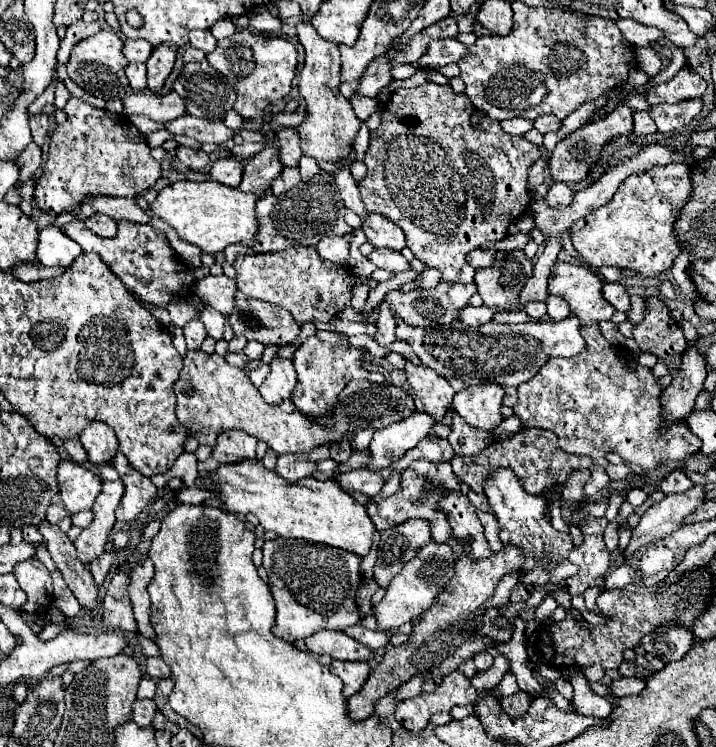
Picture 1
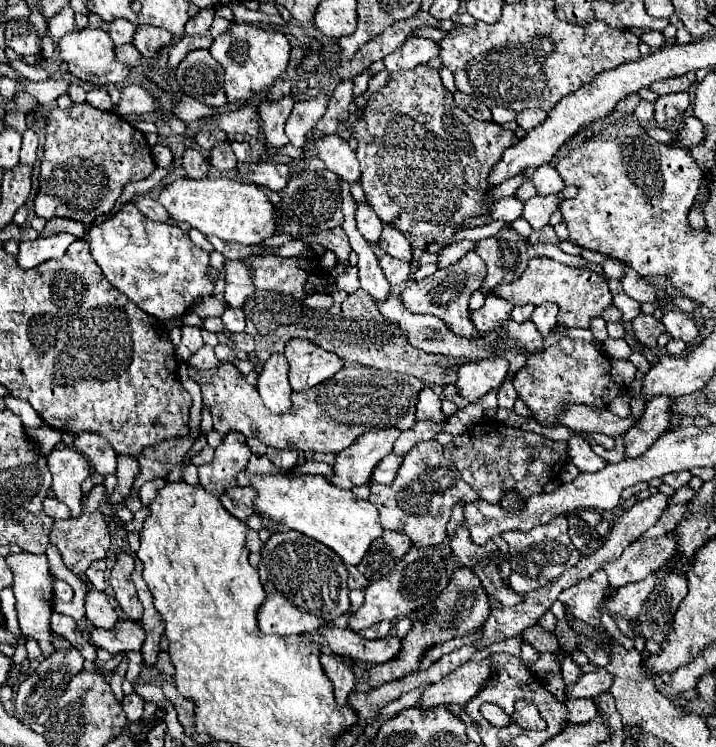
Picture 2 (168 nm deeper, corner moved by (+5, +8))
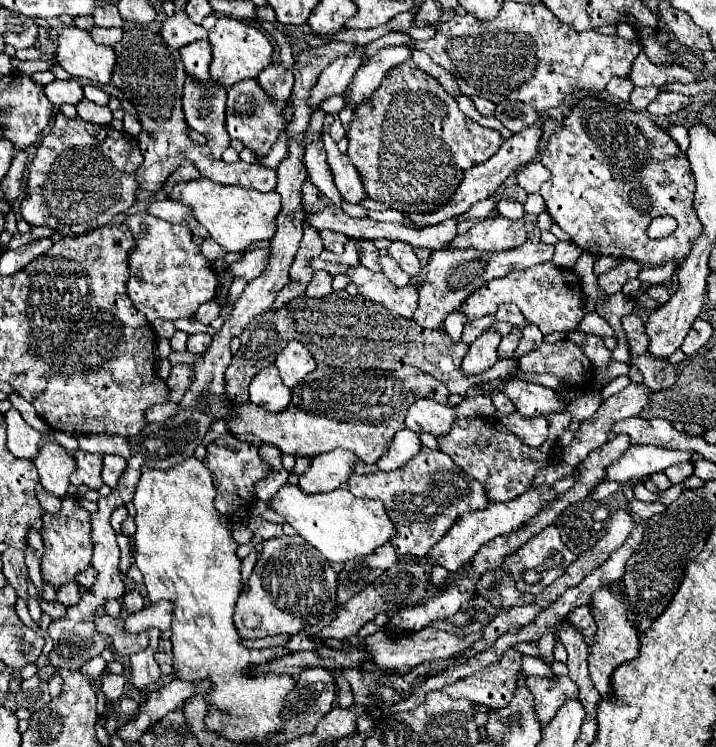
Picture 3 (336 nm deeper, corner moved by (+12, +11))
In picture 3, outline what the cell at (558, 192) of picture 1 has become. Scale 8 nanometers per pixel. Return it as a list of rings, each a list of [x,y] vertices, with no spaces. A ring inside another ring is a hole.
[[[532,161],[524,169],[520,169],[516,179],[518,179],[518,185],[526,189],[526,193],[536,193],[542,187],[542,183],[550,179],[550,171],[540,161]]]

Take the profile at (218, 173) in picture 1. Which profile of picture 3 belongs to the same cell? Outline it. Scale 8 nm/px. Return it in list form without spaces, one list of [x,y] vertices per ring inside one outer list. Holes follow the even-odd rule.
[[[192,79],[184,85],[184,117],[186,123],[206,137],[206,145],[214,159],[222,159],[222,153],[230,145],[230,137],[224,127],[224,107],[226,91],[216,87],[216,83],[200,85]]]

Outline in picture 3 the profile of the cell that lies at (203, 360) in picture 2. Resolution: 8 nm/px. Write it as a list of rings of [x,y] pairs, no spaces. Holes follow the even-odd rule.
[[[180,363],[180,365],[174,365],[172,367],[170,377],[166,379],[168,387],[172,389],[172,401],[176,401],[176,403],[182,401],[188,385],[192,383],[192,377],[194,377],[194,367],[192,365]]]

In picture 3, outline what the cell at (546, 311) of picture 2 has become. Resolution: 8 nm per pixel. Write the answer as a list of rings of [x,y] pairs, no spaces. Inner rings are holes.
[[[526,323],[526,325],[524,325],[522,335],[524,335],[524,337],[522,337],[522,341],[520,341],[514,357],[522,357],[524,353],[534,351],[534,349],[536,349],[538,345],[542,345],[542,341],[544,341],[544,335],[542,335],[540,329],[536,329],[536,325],[532,325],[532,323]]]

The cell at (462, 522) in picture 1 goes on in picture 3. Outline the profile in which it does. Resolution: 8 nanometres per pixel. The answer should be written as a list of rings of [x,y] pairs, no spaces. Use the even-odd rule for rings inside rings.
[[[504,567],[484,573],[476,583],[476,593],[488,599],[494,607],[502,607],[502,609],[530,604],[535,599],[535,595],[516,591],[512,575]]]

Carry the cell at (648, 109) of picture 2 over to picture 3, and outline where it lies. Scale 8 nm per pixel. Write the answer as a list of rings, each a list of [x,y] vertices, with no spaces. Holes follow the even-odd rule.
[[[634,87],[634,91],[630,93],[630,105],[638,111],[646,111],[650,101],[656,99],[658,93],[660,91],[656,87]]]

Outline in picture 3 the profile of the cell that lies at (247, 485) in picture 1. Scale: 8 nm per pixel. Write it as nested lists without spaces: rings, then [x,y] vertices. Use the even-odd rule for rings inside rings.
[[[282,485],[278,493],[268,501],[270,509],[282,515],[300,537],[316,547],[328,561],[346,563],[354,557],[368,555],[372,549],[384,545],[396,535],[392,521],[388,519],[384,505],[378,499],[354,497],[348,489],[340,487],[330,493],[300,493],[298,485]]]

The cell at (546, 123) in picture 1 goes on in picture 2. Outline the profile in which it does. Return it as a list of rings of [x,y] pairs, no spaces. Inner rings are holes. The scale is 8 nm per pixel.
[[[523,110],[515,116],[515,122],[523,128],[523,130],[533,130],[537,124],[541,124],[547,118],[547,114],[543,110]]]

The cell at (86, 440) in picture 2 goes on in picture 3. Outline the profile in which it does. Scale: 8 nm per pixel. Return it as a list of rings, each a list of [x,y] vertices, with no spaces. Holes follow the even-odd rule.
[[[82,449],[74,451],[74,459],[78,463],[76,473],[72,473],[70,481],[78,487],[78,485],[88,485],[90,489],[100,489],[104,485],[102,481],[102,455],[98,453],[86,453]]]

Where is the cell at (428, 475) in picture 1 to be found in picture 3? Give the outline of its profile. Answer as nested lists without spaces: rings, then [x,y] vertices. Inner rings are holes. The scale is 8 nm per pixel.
[[[424,445],[420,447],[420,453],[400,469],[390,473],[376,471],[368,475],[354,473],[348,479],[348,487],[356,497],[380,499],[384,503],[384,509],[396,527],[392,545],[398,557],[426,555],[460,515],[472,509],[484,509],[488,505],[484,487],[476,479],[468,477],[440,449],[432,451]]]

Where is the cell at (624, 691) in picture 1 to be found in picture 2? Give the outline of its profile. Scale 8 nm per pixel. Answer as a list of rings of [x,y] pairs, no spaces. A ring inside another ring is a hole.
[[[599,668],[595,672],[583,674],[577,682],[571,686],[565,686],[565,694],[569,700],[573,698],[595,698],[599,692],[607,692],[611,686],[611,674],[605,672],[605,668]]]

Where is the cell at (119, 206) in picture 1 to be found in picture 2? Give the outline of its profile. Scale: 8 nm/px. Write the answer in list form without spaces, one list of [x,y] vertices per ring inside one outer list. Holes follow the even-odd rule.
[[[137,196],[135,206],[137,206],[149,220],[169,222],[169,218],[171,218],[171,216],[167,214],[167,210],[165,210],[157,200],[153,200],[153,198],[149,198],[149,196]]]

